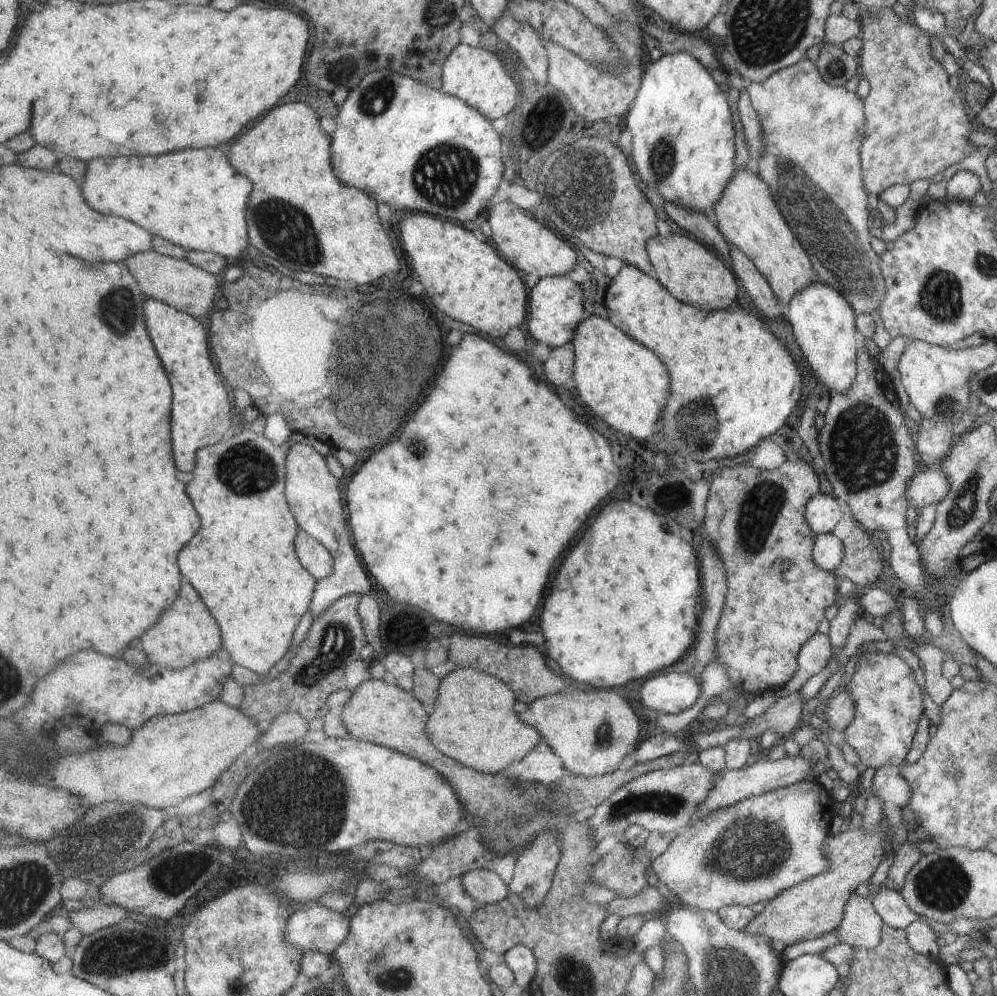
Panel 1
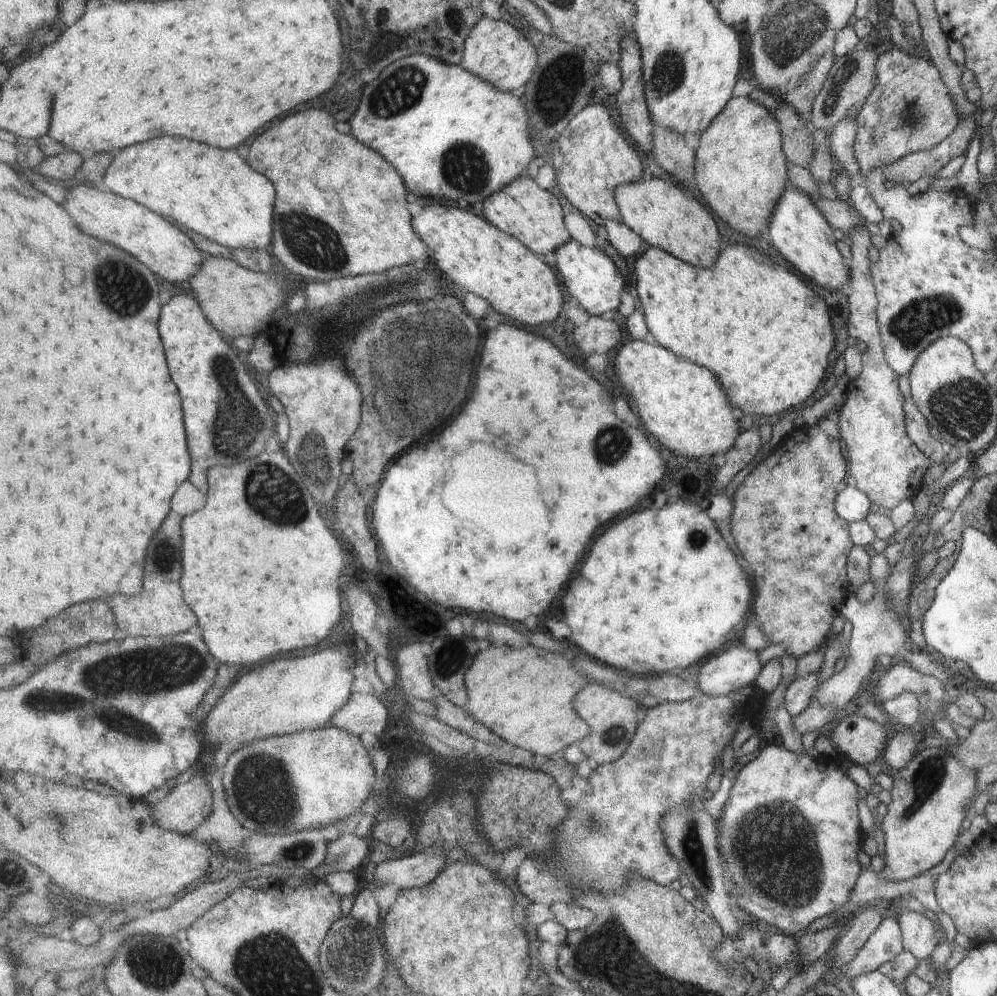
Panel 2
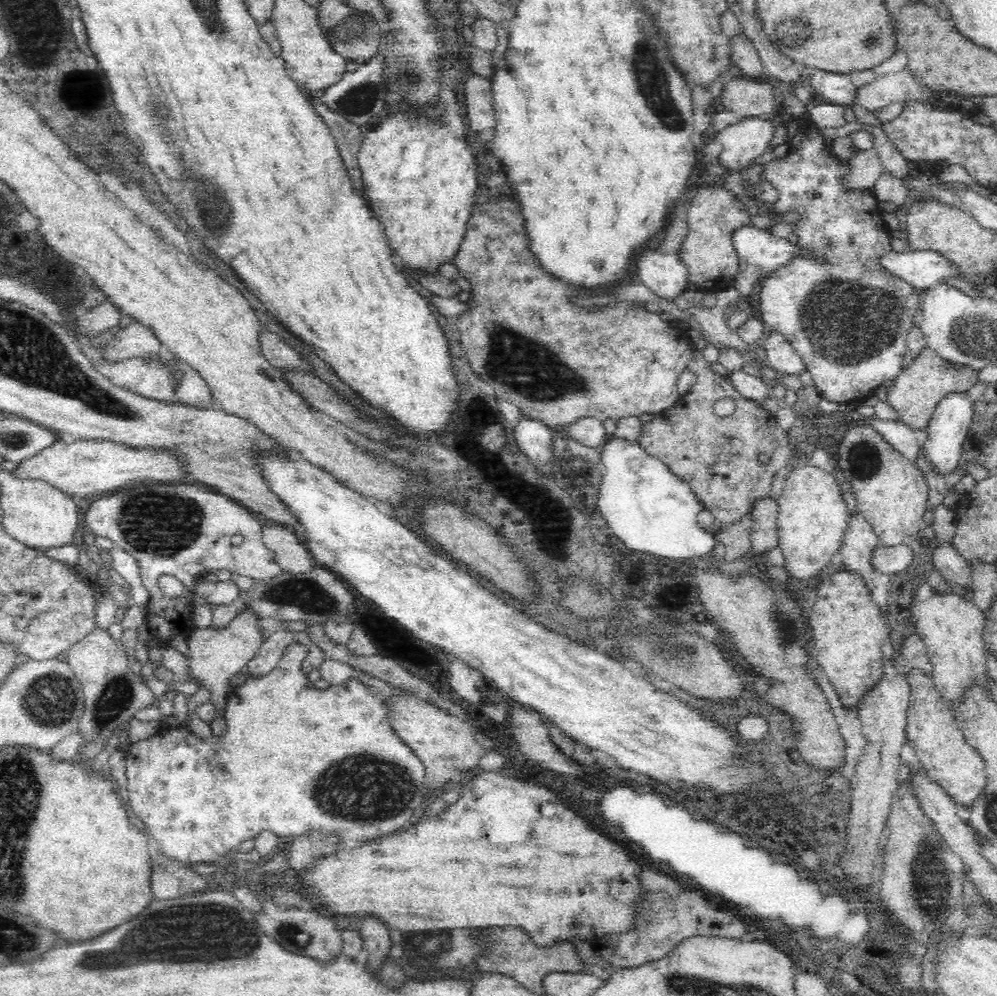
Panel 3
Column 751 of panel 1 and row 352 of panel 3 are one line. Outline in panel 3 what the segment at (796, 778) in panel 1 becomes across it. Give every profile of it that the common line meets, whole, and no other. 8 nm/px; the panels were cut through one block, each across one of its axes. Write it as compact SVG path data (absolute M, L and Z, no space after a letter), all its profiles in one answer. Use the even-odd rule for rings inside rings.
M767 331L761 341L766 352L766 358L771 368L779 373L802 374L806 373L806 365L797 350L784 338L783 334L776 331Z

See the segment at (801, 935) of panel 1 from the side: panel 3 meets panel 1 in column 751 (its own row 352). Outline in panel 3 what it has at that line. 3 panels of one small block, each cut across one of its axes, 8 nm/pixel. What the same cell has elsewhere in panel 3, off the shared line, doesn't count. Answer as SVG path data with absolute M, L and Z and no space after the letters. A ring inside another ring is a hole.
M929 346L912 360L912 364L893 379L893 385L887 389L887 401L898 412L900 422L915 432L925 430L930 423L938 402L950 393L969 393L980 384L978 371L952 365L940 358Z

